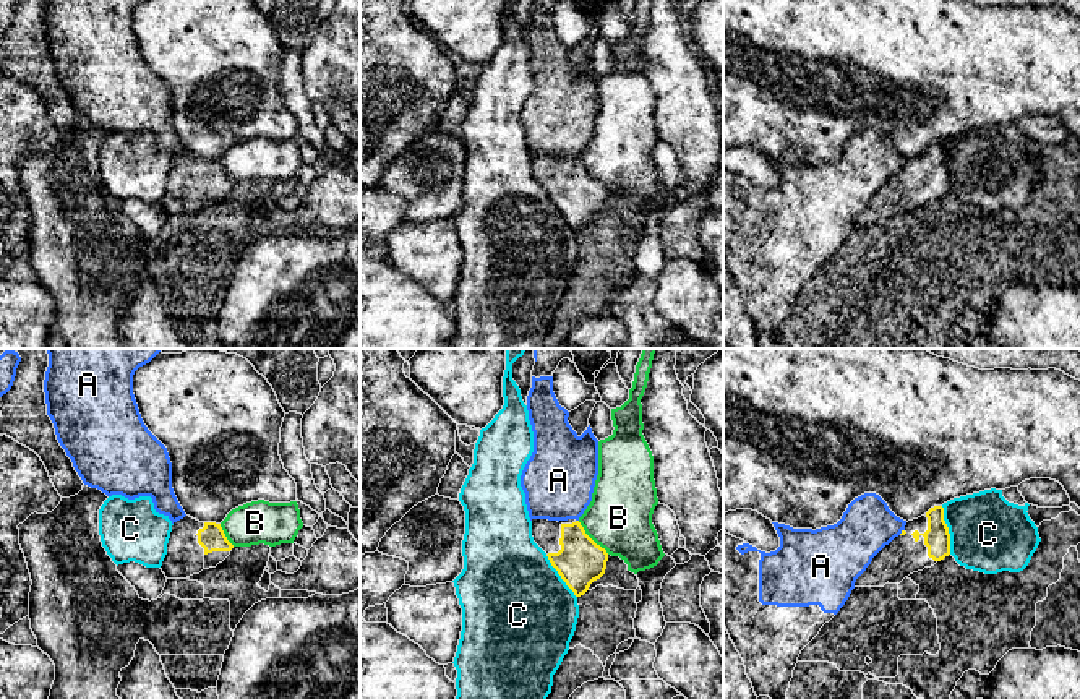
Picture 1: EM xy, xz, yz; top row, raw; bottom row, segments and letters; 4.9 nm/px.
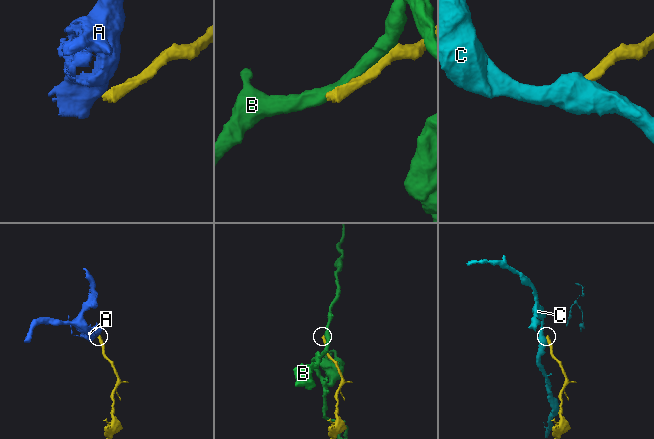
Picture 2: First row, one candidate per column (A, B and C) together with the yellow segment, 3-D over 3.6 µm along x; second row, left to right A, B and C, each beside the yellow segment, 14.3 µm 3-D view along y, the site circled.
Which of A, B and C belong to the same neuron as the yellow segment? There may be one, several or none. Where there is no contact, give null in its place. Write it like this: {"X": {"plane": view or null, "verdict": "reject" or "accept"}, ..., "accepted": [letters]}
{"A": {"plane": "yz", "verdict": "reject"}, "B": {"plane": "xz", "verdict": "reject"}, "C": {"plane": "yz", "verdict": "reject"}, "accepted": []}

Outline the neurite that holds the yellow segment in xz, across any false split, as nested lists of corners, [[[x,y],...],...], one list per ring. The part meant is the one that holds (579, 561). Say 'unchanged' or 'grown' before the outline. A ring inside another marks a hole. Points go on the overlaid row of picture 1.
grown; [[[532,519],[532,537],[576,597],[605,574],[608,553],[585,534],[579,521]]]

